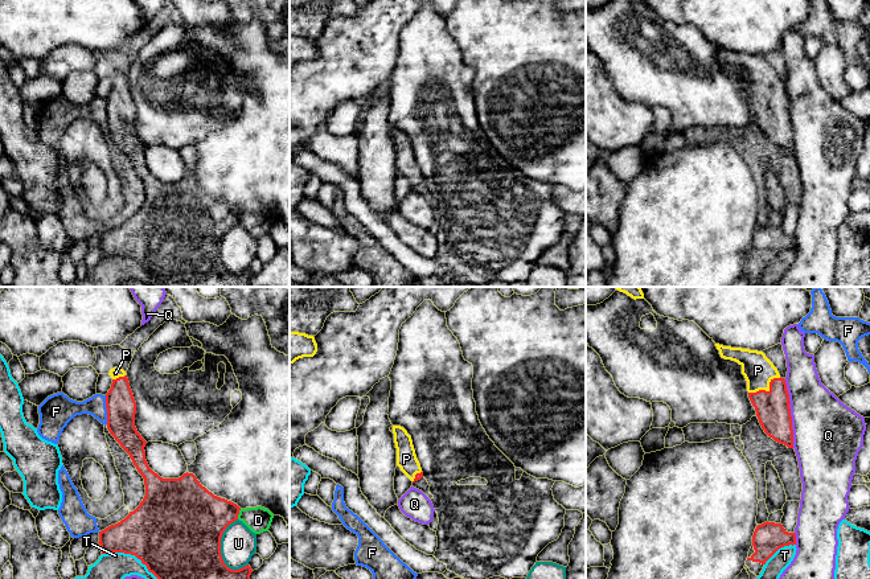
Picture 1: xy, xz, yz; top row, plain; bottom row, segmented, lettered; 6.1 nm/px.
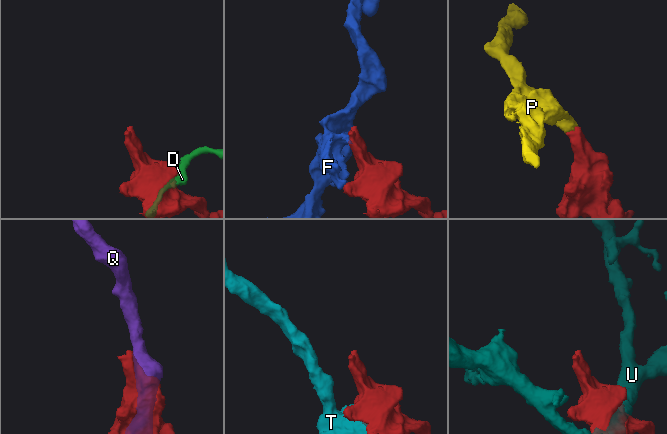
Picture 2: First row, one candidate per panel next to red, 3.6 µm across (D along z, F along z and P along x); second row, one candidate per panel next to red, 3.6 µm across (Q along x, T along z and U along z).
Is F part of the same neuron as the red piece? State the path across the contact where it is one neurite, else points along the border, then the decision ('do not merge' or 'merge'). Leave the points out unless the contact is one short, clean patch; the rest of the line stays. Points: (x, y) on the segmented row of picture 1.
do not merge

